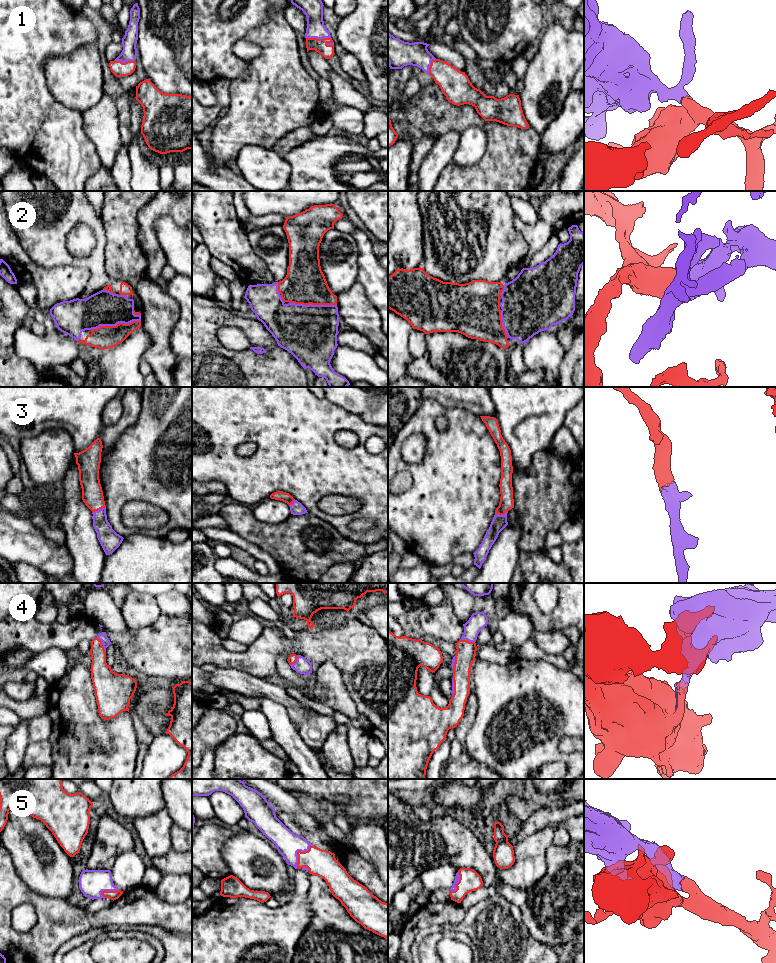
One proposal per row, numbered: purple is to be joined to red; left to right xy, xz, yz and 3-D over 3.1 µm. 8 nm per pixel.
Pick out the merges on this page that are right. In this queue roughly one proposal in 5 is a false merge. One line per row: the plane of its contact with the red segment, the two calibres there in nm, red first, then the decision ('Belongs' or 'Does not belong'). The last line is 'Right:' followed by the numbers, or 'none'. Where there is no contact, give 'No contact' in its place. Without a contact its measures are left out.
1: Touches red in xz. Thickness 110 nm (red) against 160 nm. Belongs
2: Touches red in xy. Thickness 190 nm (red) against 280 nm. Belongs
3: Touches red in xy. Thickness 180 nm (red) against 160 nm. Belongs
4: Touches red in xy. Thickness 180 nm (red) against 70 nm. Belongs
5: Touches red in xz. Thickness 220 nm (red) against 190 nm. Belongs
Right: 1, 2, 3, 4, 5

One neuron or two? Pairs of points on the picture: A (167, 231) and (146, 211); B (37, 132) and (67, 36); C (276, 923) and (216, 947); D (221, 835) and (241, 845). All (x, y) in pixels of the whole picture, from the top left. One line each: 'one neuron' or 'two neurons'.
A: two neurons
B: one neuron
C: one neuron
D: two neurons

